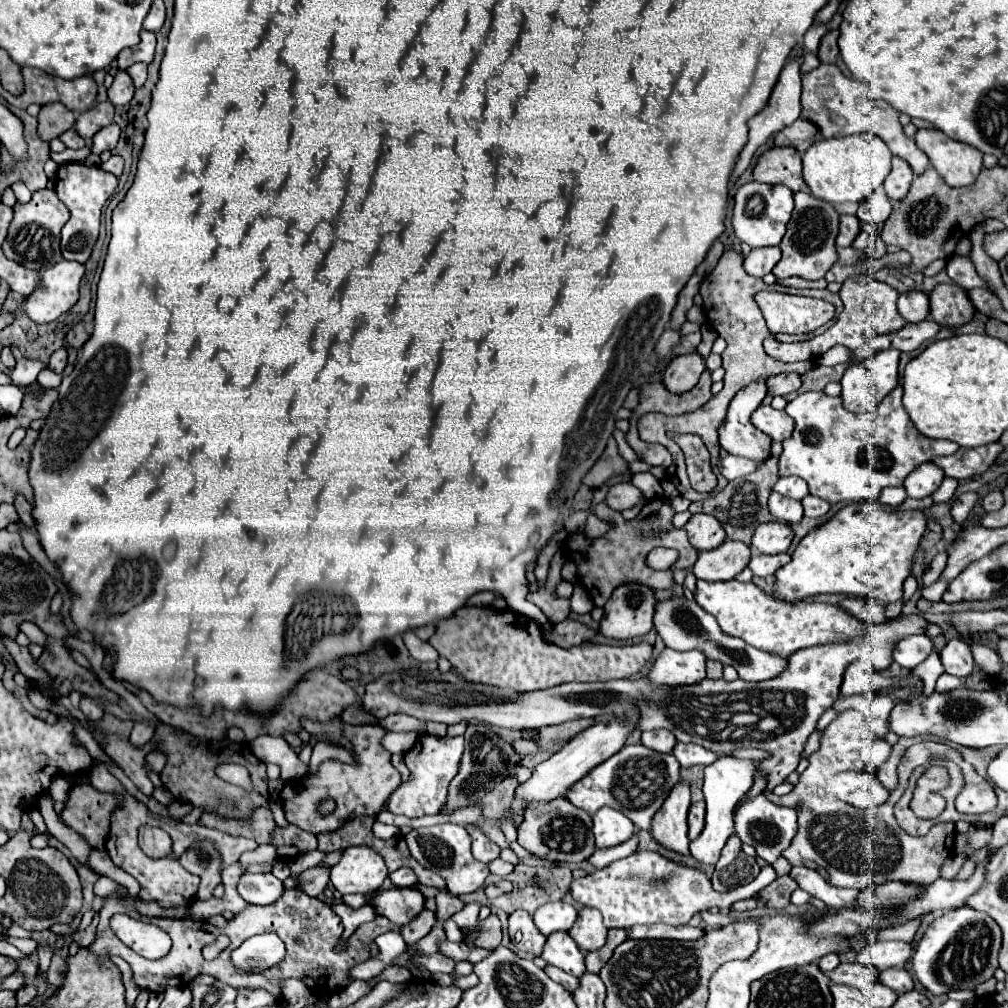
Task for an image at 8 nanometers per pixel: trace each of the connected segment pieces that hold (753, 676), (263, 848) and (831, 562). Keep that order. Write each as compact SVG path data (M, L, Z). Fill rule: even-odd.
M675 595L667 601L657 601L653 623L655 623L657 635L663 639L663 643L669 649L675 649L675 651L701 649L707 655L707 659L721 661L723 665L734 667L739 673L739 679L745 679L745 681L773 679L777 677L777 673L783 673L789 663L787 657L781 657L777 653L765 653L745 643L742 639L727 637L725 633L721 633L713 615L705 613L705 609L701 609L695 601L689 601L681 595Z
M260 844L253 851L245 851L241 855L241 865L251 865L251 863L277 863L277 851L271 844Z
M851 503L831 517L825 525L813 529L801 539L791 555L791 561L775 573L775 583L771 595L779 601L799 603L805 597L821 593L843 593L843 595L863 595L873 597L881 603L893 603L903 597L903 581L911 573L911 561L915 549L919 547L921 535L925 531L925 515L921 511L885 511L877 507L881 503Z

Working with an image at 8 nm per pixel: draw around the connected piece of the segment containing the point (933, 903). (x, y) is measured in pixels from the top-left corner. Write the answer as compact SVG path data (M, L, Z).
M984 860L977 865L975 875L967 881L947 881L947 879L937 879L933 881L915 901L909 901L907 905L903 905L899 909L899 917L895 917L893 921L897 925L907 923L909 919L923 915L923 913L931 913L935 909L957 909L965 905L965 899L973 893L977 893L977 889L983 885L985 879Z

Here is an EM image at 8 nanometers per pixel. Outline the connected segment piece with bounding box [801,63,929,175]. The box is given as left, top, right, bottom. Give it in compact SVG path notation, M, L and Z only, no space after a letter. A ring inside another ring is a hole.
M821 63L817 69L803 75L803 97L801 97L801 117L817 125L819 133L825 139L831 137L847 137L853 133L869 133L885 141L893 155L905 159L915 175L921 175L929 167L929 157L915 145L911 137L903 133L903 125L899 123L899 113L881 99L869 97L869 87L861 81L845 77L837 65Z

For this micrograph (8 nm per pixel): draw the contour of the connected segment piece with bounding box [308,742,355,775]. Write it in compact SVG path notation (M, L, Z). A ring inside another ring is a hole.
M317 742L312 751L308 774L314 775L317 772L319 765L328 759L335 759L348 764L355 763L352 755L345 747Z

